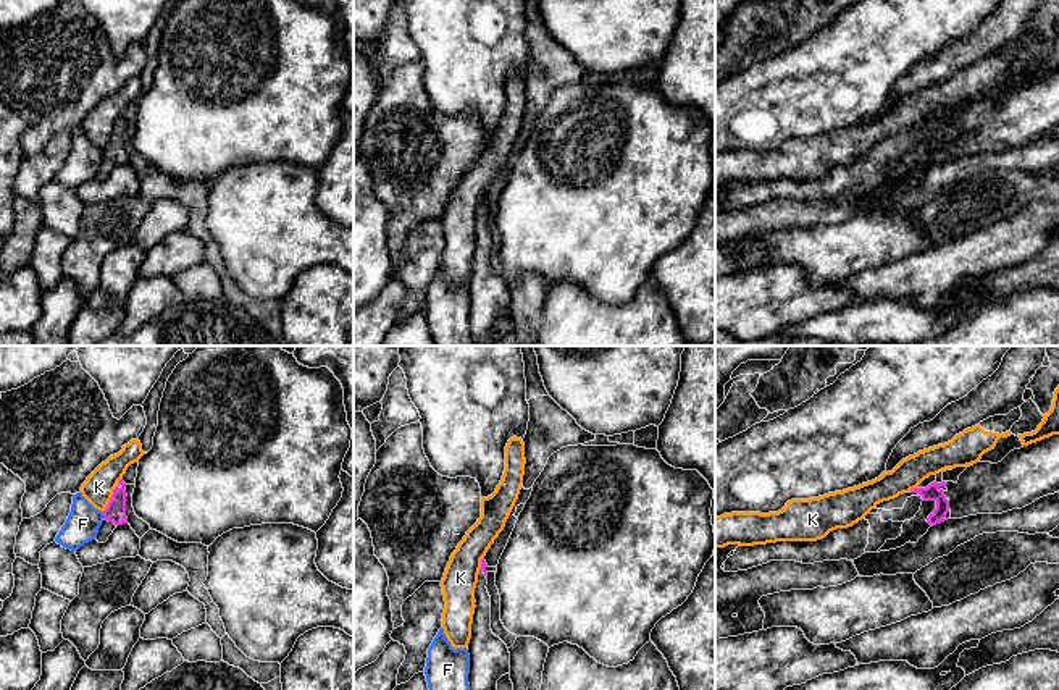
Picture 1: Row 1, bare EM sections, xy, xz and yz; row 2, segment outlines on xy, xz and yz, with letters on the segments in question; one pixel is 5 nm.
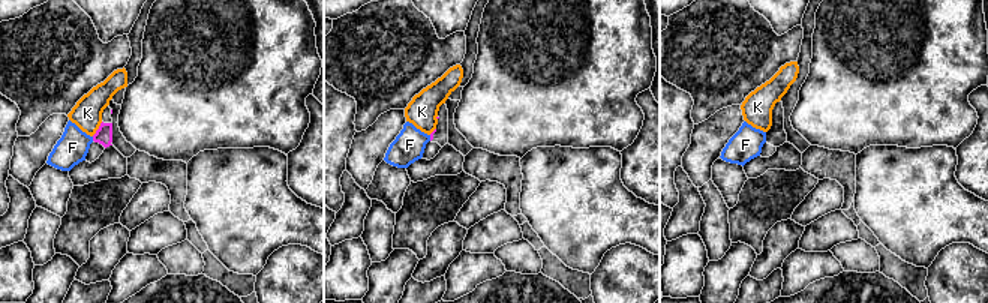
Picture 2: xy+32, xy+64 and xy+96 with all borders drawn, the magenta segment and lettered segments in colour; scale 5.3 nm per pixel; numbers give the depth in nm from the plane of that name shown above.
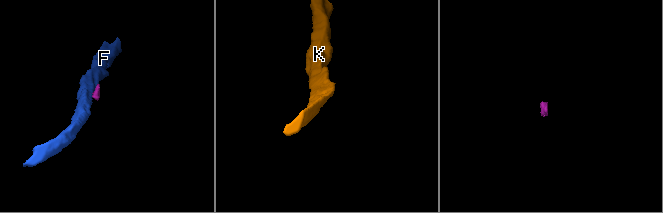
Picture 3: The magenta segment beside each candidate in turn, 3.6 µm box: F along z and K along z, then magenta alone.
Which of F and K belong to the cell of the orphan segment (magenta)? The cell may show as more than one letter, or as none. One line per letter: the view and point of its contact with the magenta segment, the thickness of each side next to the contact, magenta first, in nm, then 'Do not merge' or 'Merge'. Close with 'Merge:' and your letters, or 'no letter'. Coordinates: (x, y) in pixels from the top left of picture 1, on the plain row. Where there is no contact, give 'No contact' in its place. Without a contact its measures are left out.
F: Touches magenta at xy (104, 154). Thickness 100 nm (magenta) against 170 nm. Do not merge
K: Touches magenta at xy (110, 138). Thickness 100 nm (magenta) against 150 nm. Do not merge
Merge: no letter

